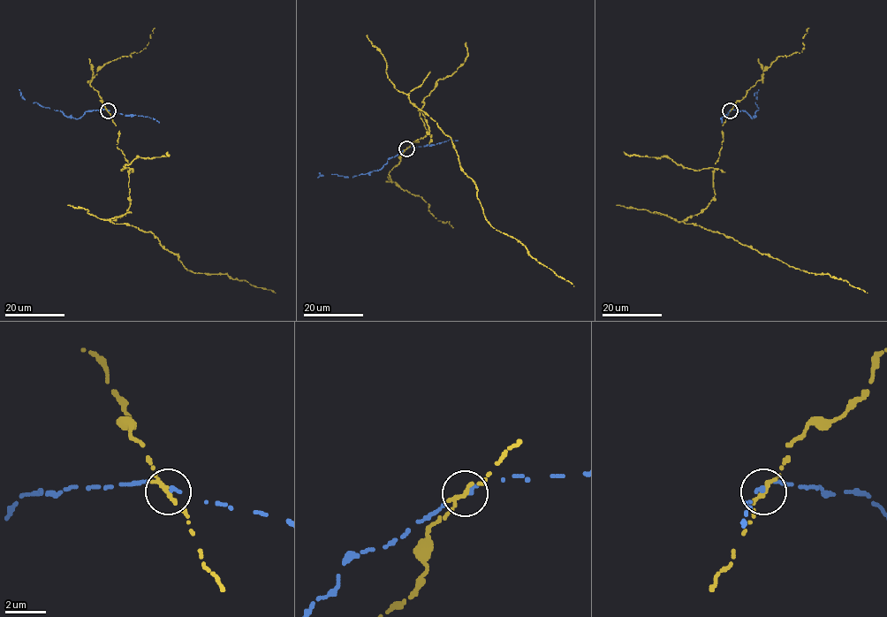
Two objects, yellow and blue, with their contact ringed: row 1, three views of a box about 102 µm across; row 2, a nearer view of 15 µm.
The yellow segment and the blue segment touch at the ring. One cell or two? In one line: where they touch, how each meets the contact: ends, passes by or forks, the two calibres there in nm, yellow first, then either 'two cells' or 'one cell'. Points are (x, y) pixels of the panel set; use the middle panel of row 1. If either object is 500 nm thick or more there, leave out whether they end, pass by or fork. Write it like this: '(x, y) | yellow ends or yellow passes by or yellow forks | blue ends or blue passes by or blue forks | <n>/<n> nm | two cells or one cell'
(406, 148) | yellow ends | blue ends | 300/220 nm | two cells

